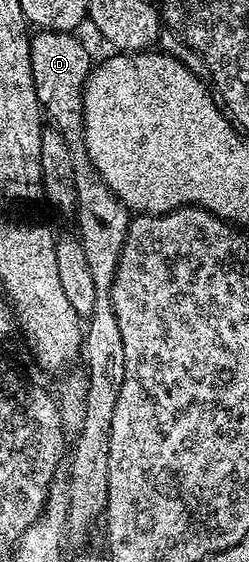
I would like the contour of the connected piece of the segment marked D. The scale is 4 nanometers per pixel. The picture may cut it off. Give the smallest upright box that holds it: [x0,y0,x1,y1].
[29,30,130,538]

